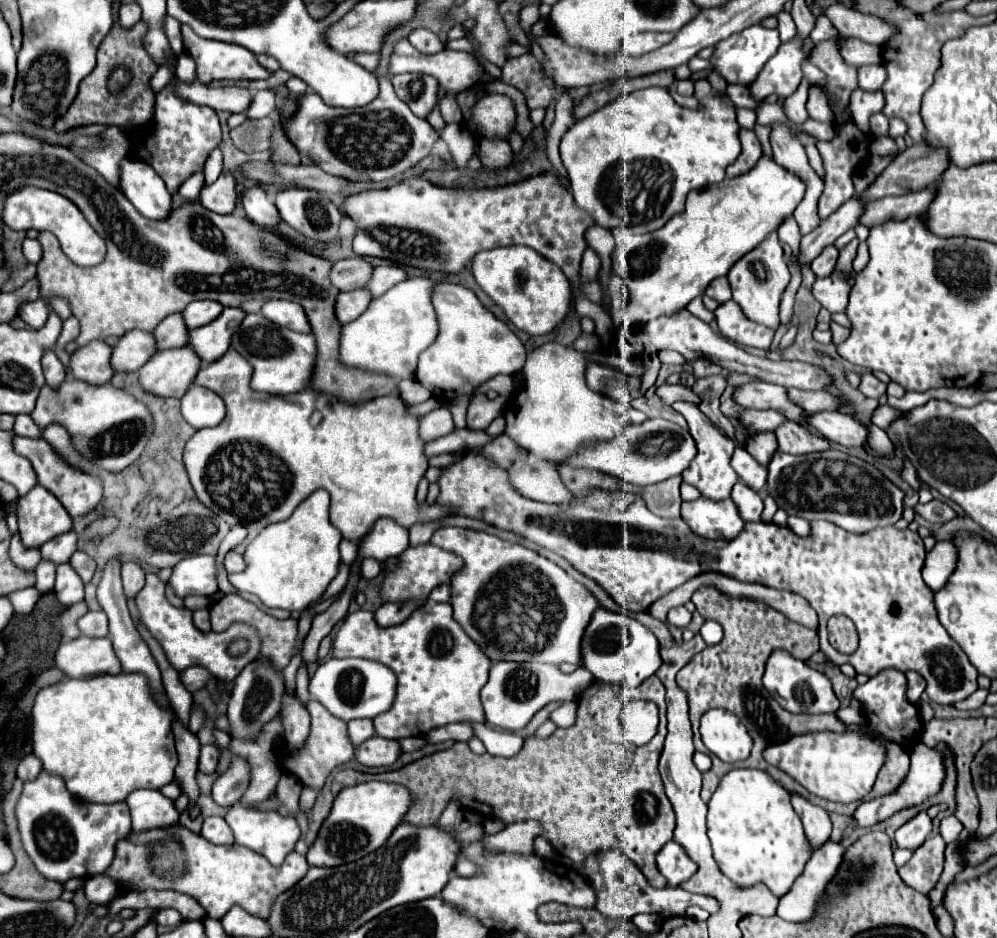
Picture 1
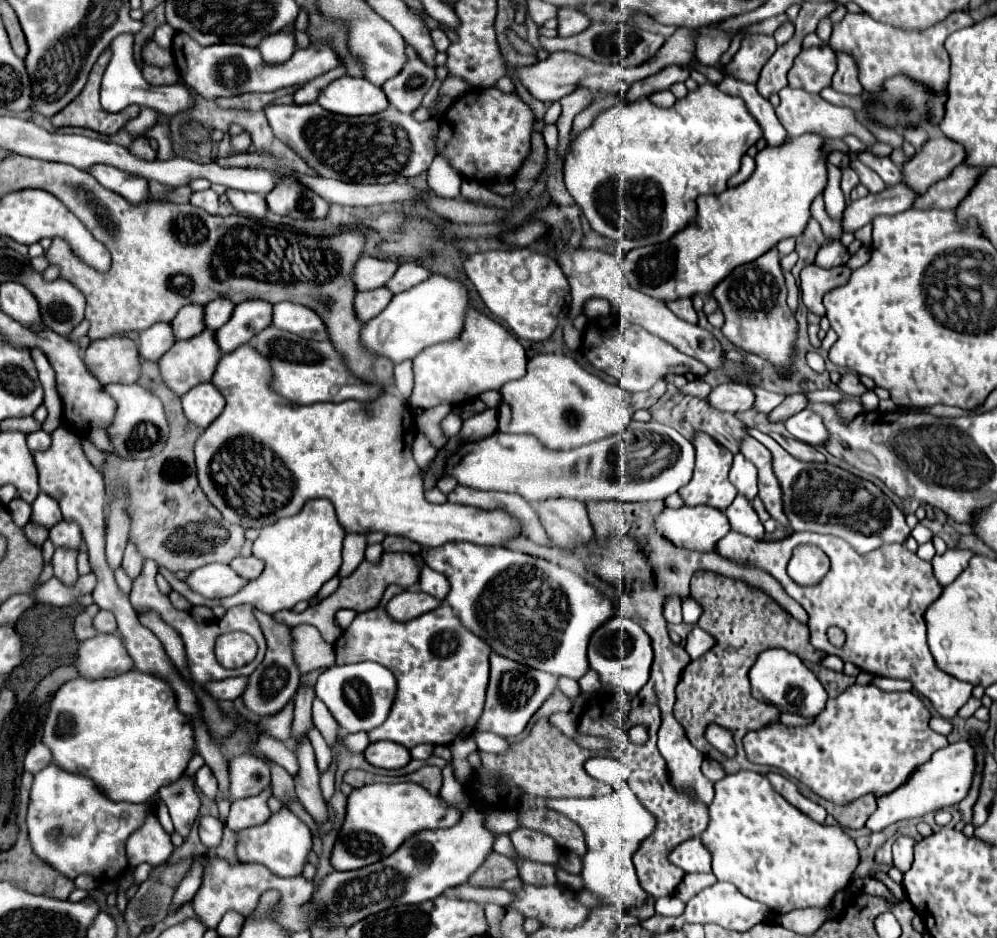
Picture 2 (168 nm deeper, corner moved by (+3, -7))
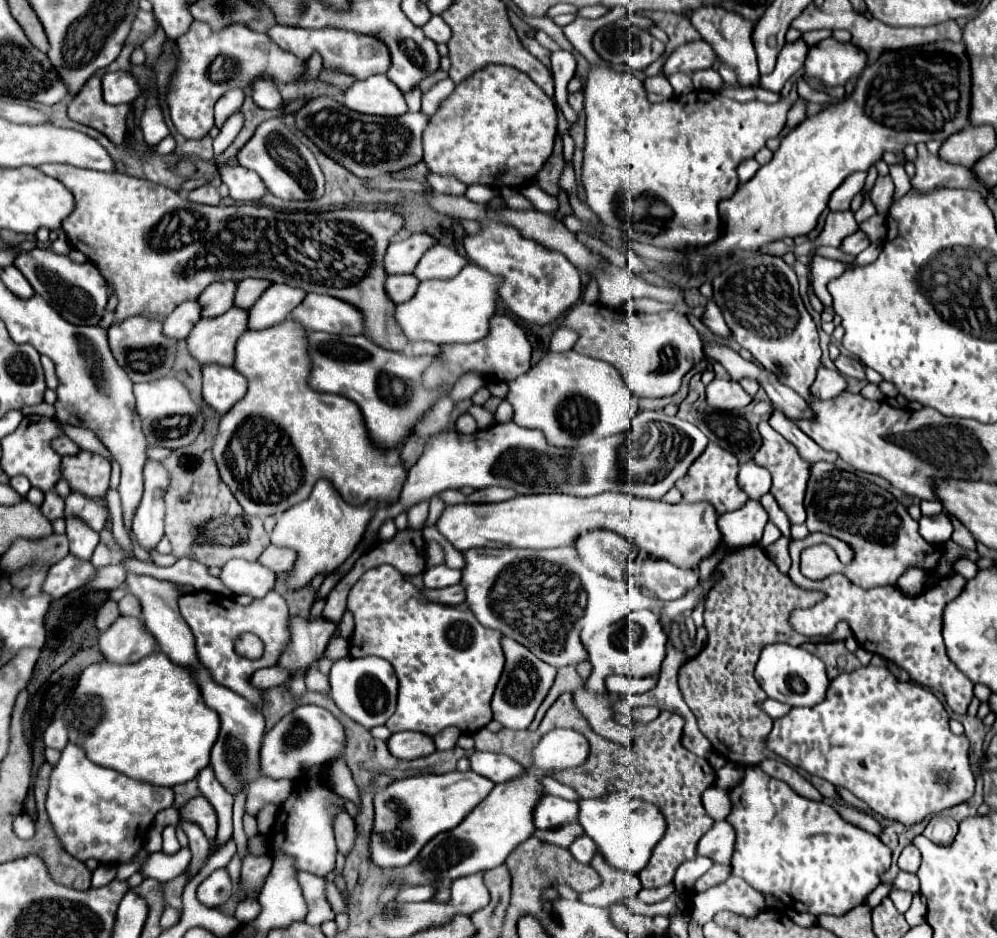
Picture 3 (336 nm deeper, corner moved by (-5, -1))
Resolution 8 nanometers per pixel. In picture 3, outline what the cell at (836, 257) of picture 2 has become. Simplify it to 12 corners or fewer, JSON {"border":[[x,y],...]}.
{"border":[[857,230],[845,238],[841,250],[849,254],[863,252],[871,242],[865,232]]}

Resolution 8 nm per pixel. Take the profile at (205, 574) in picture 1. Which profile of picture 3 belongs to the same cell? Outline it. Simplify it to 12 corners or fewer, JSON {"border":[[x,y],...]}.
{"border":[[229,560],[223,584],[235,594],[263,598],[275,572],[259,562]]}

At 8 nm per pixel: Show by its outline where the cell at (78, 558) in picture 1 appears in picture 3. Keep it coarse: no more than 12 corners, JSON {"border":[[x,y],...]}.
{"border":[[101,542],[91,562],[95,568],[111,564],[111,550]]}

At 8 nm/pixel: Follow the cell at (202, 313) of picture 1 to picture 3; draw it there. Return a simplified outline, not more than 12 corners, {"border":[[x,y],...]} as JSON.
{"border":[[239,282],[235,306],[249,310],[271,282]]}

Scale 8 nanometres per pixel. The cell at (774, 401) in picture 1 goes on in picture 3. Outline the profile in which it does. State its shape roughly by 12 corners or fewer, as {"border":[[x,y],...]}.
{"border":[[733,380],[707,386],[713,408],[743,408],[753,398]]}

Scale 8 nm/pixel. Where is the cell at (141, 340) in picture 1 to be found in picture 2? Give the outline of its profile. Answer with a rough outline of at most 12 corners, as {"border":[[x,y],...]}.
{"border":[[171,326],[139,334],[139,358],[157,362],[173,346]]}

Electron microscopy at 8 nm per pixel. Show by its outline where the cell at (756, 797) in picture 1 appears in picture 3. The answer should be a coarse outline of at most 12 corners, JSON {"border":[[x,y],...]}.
{"border":[[759,766],[729,792],[733,876],[843,916],[891,848]]}

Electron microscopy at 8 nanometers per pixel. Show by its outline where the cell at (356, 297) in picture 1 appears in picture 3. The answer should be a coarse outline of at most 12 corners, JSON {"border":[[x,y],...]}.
{"border":[[413,274],[387,276],[387,294],[395,304],[415,294]]}

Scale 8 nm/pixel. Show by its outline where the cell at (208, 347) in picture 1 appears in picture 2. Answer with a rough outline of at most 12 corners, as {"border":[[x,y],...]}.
{"border":[[237,304],[215,332],[221,354],[249,342],[271,324],[271,304]]}

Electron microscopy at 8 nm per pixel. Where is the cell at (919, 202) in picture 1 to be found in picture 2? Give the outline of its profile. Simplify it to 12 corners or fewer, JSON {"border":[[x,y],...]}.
{"border":[[957,166],[913,208],[953,210],[971,190],[979,168]]}

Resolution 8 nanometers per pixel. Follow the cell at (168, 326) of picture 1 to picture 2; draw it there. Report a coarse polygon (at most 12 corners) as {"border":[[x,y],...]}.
{"border":[[185,306],[173,318],[177,340],[203,332],[203,306]]}

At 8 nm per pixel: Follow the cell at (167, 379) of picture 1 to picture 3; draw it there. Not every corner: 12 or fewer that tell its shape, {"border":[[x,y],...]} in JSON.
{"border":[[249,310],[201,318],[187,336],[201,364],[231,366]]}

